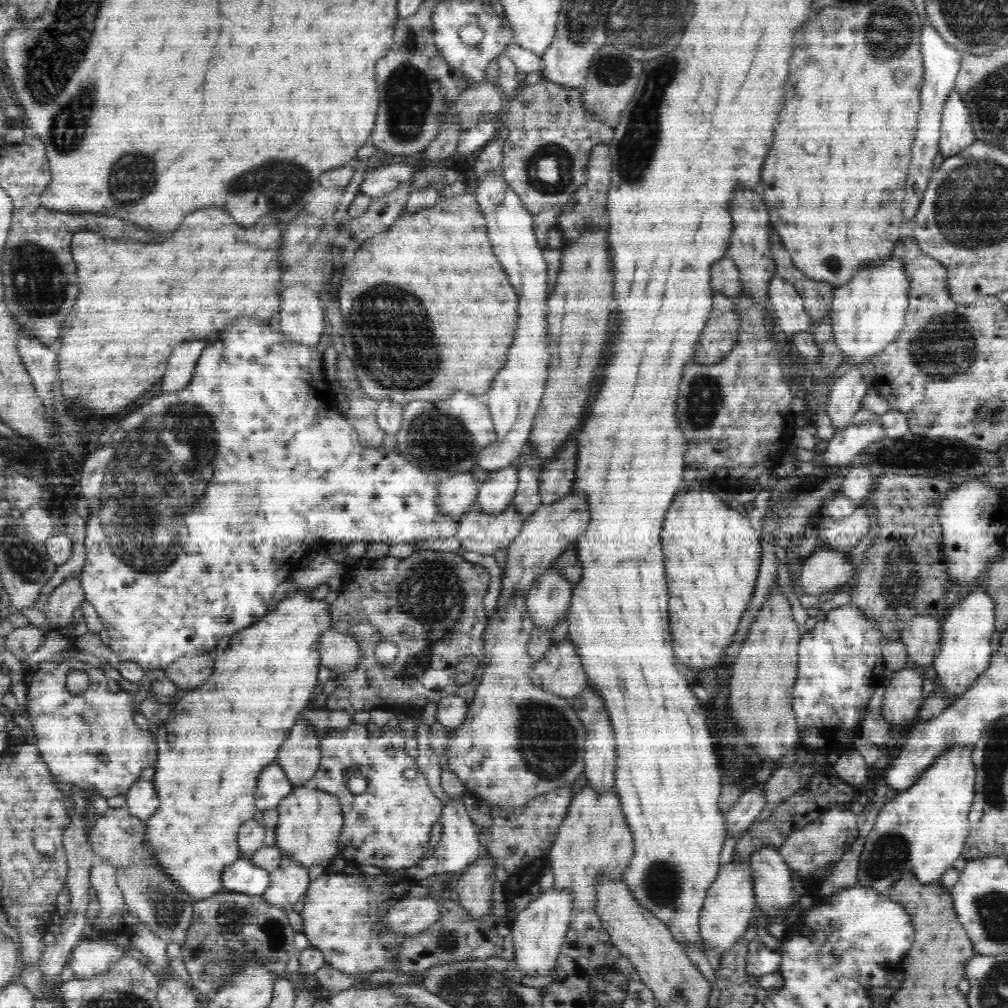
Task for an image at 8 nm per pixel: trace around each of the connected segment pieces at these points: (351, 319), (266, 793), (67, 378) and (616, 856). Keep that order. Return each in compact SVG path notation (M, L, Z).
M475 195L440 196L438 204L435 203L432 208L403 213L390 228L368 238L355 252L352 260L344 264L343 270L343 280L339 290L340 309L343 316L340 336L346 336L344 338L346 354L354 362L356 379L359 380L359 384L367 396L378 402L386 398L404 406L411 400L436 401L443 400L444 397L458 391L477 395L486 394L491 389L494 377L504 366L512 340L514 340L512 336L514 336L514 328L516 328L516 320L518 320L518 316L516 316L518 294L512 290L498 258L492 252L492 244L490 244L490 237L486 230L486 219L484 219L484 213L480 211L480 205L478 205Z
M276 761L266 766L258 778L258 788L254 794L255 806L261 811L277 808L293 790L282 766Z
M204 208L198 212L192 212L186 216L184 224L172 234L172 238L166 238L162 242L134 242L134 240L102 240L102 235L97 235L94 231L79 230L74 233L72 239L72 254L74 262L78 266L78 278L80 278L80 294L78 300L72 308L72 312L68 314L68 318L64 320L66 326L62 326L62 334L60 334L60 380L62 380L62 392L68 404L78 404L82 410L90 410L96 416L110 416L120 412L122 408L126 408L132 400L136 400L142 392L146 392L148 388L152 388L158 382L158 374L164 372L164 364L168 362L172 348L176 348L182 342L188 340L198 340L198 338L206 338L212 332L224 330L226 324L234 322L234 314L236 316L256 316L256 320L262 323L270 323L272 316L280 311L280 294L281 281L284 277L285 270L282 269L282 263L278 259L278 250L282 246L282 232L284 224L280 219L274 220L274 215L262 216L262 220L258 220L258 224L250 226L250 228L242 228L238 224L234 224L234 220L230 220L230 216L226 216L226 212L222 212L220 208Z
M582 788L571 800L566 819L555 838L554 846L550 849L550 872L553 875L553 886L556 890L572 889L574 892L574 912L580 910L595 911L597 900L598 878L603 876L622 878L630 858L633 856L633 834L626 823L625 813L621 809L621 798L618 792L611 789L608 793L598 793L593 788Z

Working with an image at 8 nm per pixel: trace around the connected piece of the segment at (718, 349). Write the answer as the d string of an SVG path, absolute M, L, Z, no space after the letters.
M714 292L711 316L702 328L692 360L696 364L715 364L735 348L738 340L738 314L733 303L728 296Z

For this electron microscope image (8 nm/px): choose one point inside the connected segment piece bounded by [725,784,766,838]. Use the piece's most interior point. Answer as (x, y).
(744, 813)

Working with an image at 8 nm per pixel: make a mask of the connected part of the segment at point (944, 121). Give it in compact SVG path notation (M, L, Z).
M952 91L946 99L940 120L938 153L943 158L957 155L975 141L970 122L970 111L962 102L962 95L958 95L958 91Z

